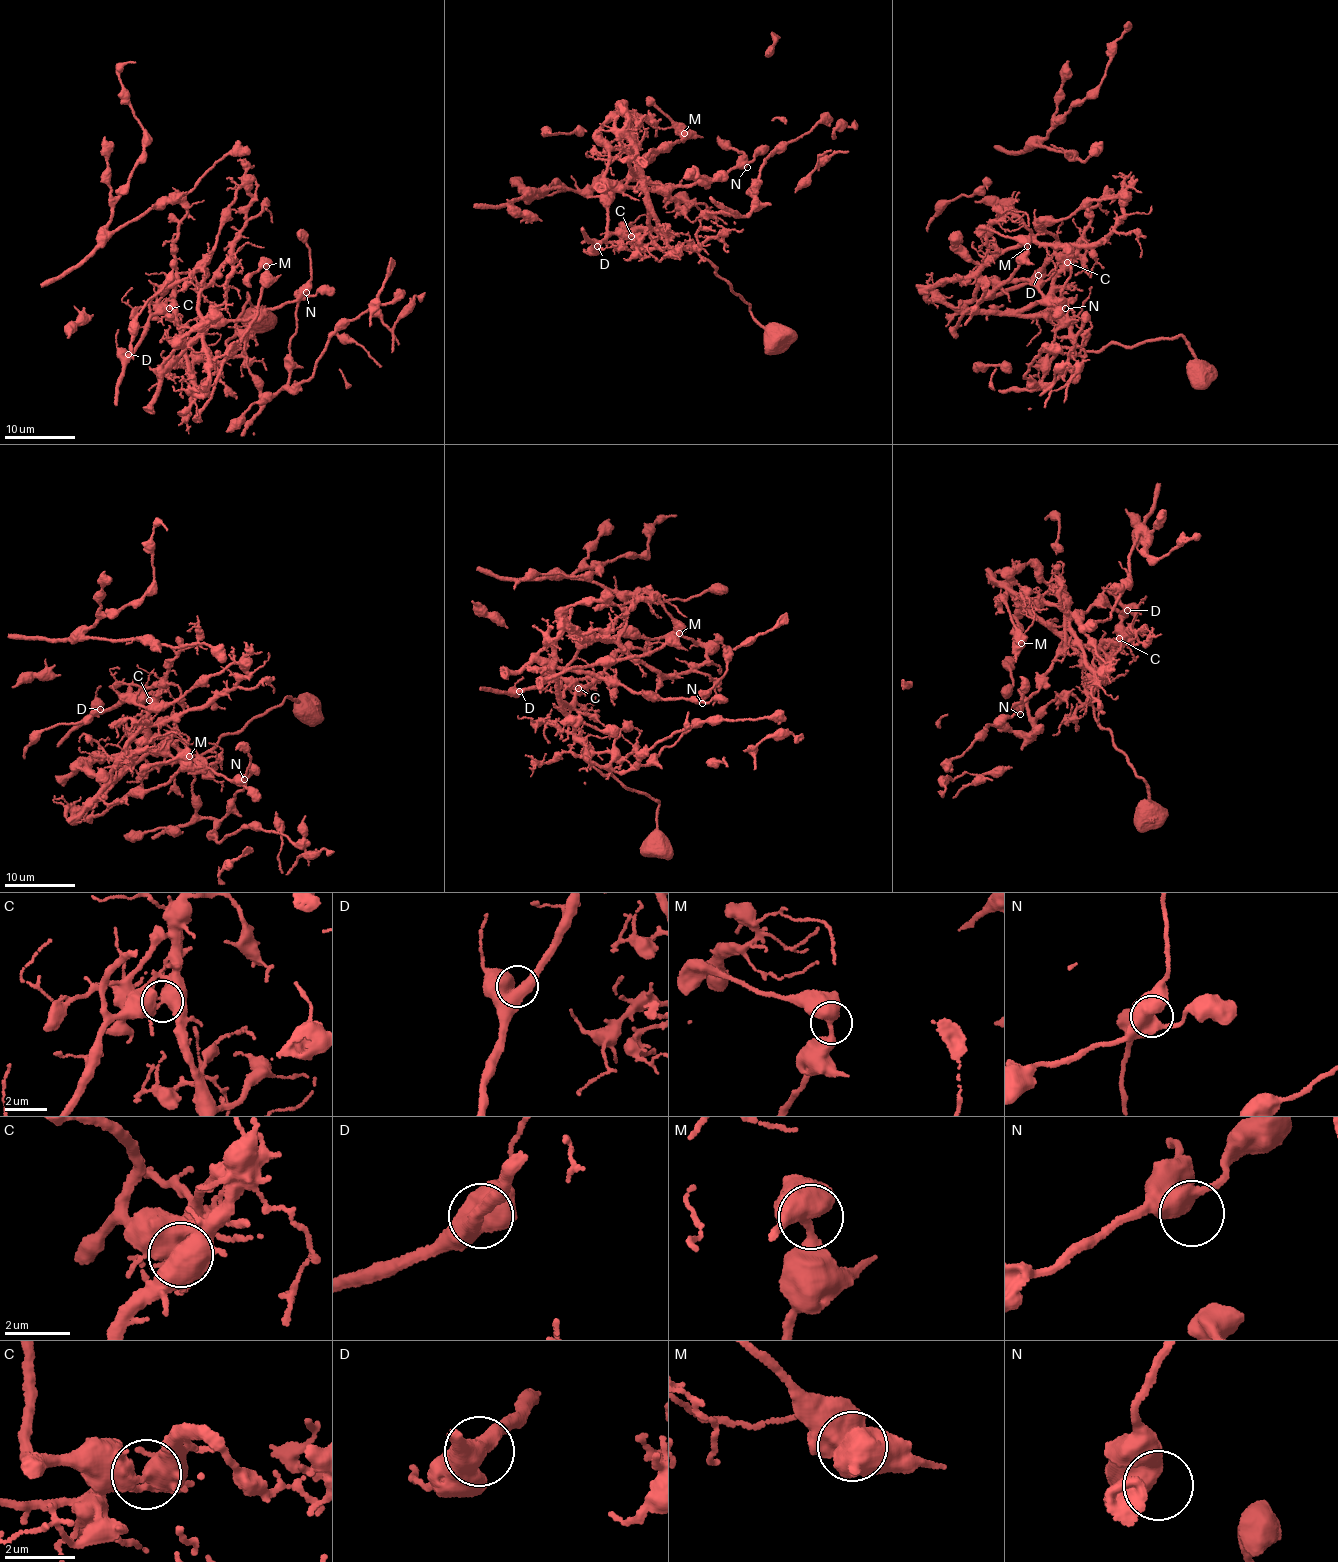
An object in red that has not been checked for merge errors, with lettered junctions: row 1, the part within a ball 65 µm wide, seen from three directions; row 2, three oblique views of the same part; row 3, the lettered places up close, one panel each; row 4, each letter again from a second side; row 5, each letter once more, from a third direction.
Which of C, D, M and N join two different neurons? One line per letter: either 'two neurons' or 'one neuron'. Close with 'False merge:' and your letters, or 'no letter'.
C: two neurons
D: one neuron
M: one neuron
N: one neuron
False merge: C

